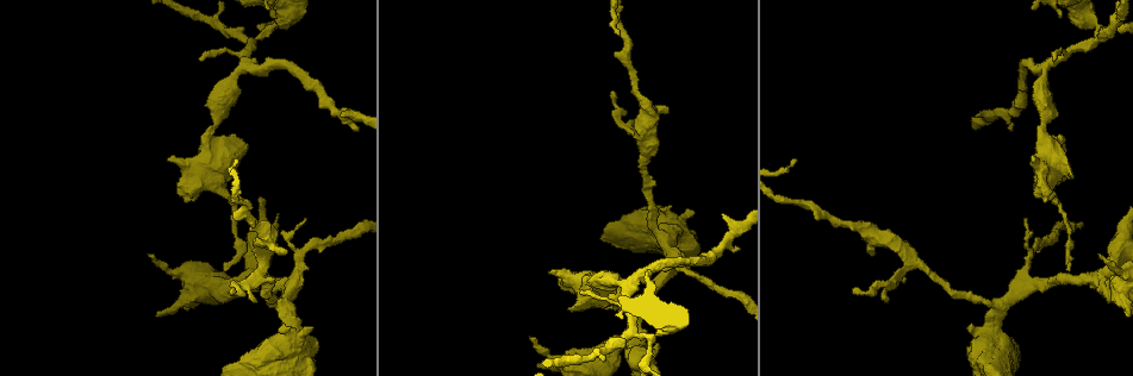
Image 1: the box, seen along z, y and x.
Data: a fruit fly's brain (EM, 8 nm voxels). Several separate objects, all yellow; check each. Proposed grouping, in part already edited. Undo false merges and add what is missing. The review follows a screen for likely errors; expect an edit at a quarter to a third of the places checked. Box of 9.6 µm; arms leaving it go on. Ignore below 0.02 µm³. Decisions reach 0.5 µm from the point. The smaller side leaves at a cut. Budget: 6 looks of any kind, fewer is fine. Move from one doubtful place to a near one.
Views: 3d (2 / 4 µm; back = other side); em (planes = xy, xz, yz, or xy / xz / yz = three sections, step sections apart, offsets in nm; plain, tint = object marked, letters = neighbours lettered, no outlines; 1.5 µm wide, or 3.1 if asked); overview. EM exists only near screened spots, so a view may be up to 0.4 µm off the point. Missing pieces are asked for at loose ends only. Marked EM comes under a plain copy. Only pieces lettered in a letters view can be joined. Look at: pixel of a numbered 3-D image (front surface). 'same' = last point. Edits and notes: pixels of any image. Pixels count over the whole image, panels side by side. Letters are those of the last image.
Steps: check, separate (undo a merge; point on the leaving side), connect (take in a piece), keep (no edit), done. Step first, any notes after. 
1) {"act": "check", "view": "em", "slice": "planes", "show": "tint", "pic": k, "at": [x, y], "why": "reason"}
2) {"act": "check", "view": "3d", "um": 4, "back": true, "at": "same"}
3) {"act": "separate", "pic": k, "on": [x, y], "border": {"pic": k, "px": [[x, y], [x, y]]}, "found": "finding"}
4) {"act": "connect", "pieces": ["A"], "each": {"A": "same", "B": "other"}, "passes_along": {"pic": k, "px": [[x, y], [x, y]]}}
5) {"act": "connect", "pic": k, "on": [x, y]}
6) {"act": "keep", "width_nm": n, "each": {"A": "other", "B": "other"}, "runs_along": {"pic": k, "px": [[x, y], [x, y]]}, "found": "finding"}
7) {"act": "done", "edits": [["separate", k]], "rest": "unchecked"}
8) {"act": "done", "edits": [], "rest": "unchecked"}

{"act": "check", "view": "3d", "um": 4, "pic": 1, "at": [243, 69], "why": "thick turns thin"}

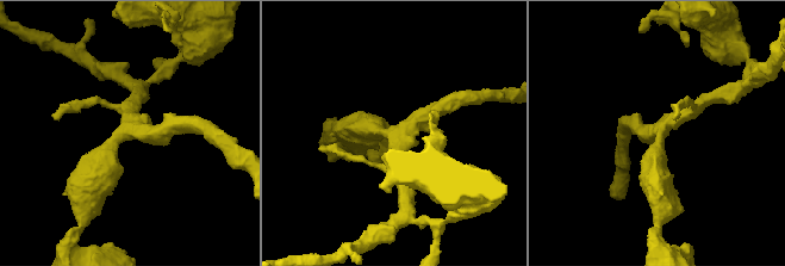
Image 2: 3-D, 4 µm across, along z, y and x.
{"act": "check", "view": "em", "slice": "yz", "step": 8, "show": "tint", "pic": 2, "at": [397, 135]}

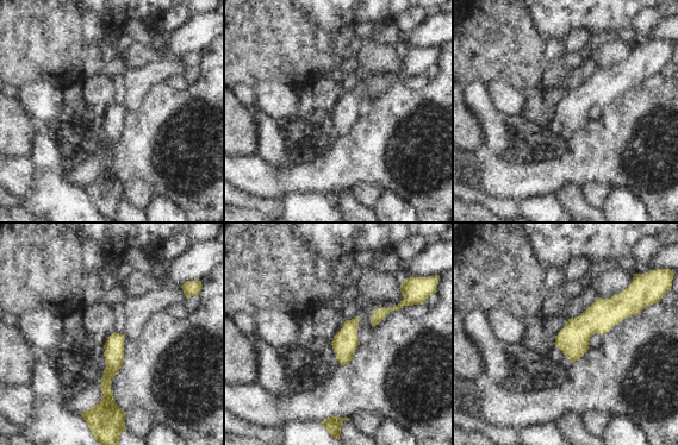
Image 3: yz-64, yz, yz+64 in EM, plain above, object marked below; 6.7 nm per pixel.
{"act": "check", "view": "em", "slice": "planes", "show": "letters", "at": "same", "why": "another direction"}

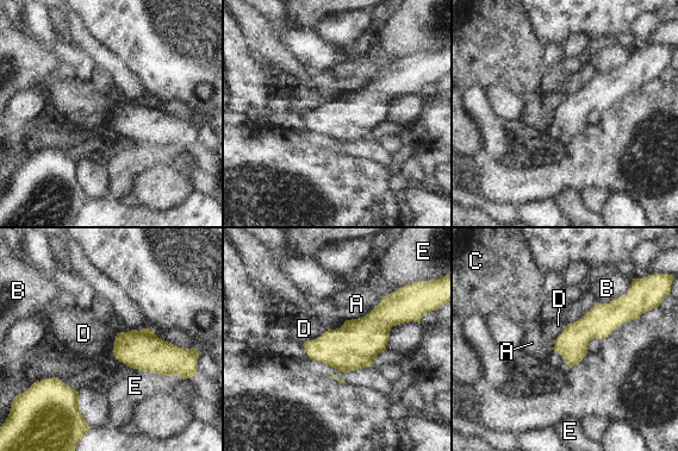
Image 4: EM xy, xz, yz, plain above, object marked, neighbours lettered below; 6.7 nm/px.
{"act": "keep", "each": {"A": "other", "B": "other", "C": "other", "D": "other", "E": "other"}, "border": {"pic": 4, "px": [[336, 329], [329, 329], [302, 344]]}, "found": "continuous, no second neuron"}

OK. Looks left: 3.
{"act": "check", "view": "em", "slice": "planes", "show": "letters", "pic": 1, "at": [661, 334], "why": "sharp bend"}

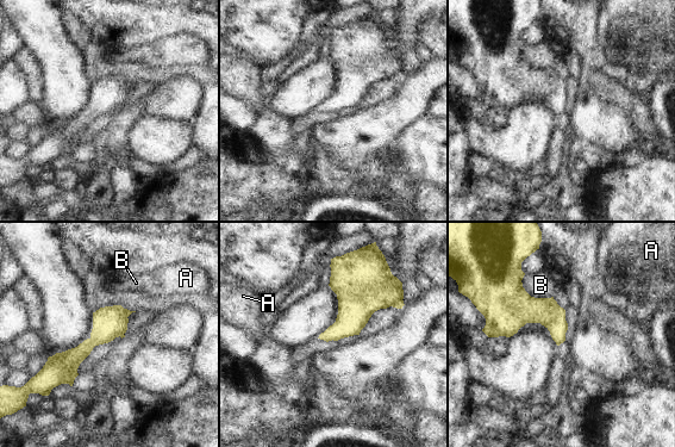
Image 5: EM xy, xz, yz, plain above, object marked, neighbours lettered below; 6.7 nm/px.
{"act": "keep", "width_nm": 180, "each": {"A": "other", "B": "other"}, "found": "one neuron here"}

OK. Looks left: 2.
{"act": "done", "edits": [], "rest": "unchecked"}

